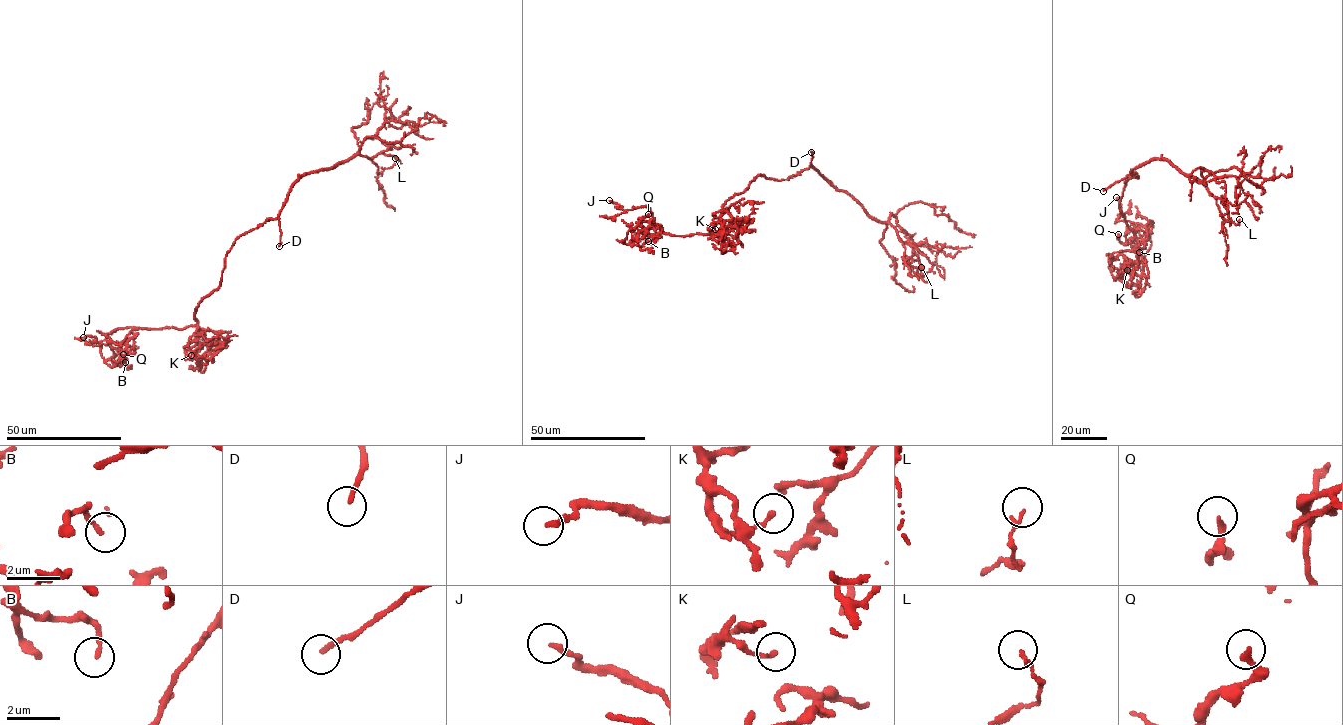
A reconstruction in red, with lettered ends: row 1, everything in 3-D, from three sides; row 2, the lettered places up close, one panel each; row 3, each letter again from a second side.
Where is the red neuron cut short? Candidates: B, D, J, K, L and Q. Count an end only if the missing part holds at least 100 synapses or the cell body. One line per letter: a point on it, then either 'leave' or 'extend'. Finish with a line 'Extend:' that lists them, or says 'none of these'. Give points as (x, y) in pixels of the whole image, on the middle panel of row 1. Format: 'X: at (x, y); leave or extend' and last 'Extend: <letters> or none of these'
B: at (648, 241); leave
D: at (811, 152); extend
J: at (609, 200); leave
K: at (715, 229); leave
L: at (921, 267); leave
Q: at (648, 214); leave
Extend: D

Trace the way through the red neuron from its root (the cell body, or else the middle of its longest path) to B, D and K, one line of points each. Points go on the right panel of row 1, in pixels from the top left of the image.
B: (1136, 177), (1125, 182), (1119, 208), (1140, 248), (1147, 230), (1141, 224), (1126, 232), (1126, 241), (1139, 252)
D: (1136, 177), (1130, 173), (1103, 191)
K: (1136, 177), (1125, 182), (1119, 204), (1138, 245), (1137, 249), (1122, 252), (1130, 260), (1127, 270)

